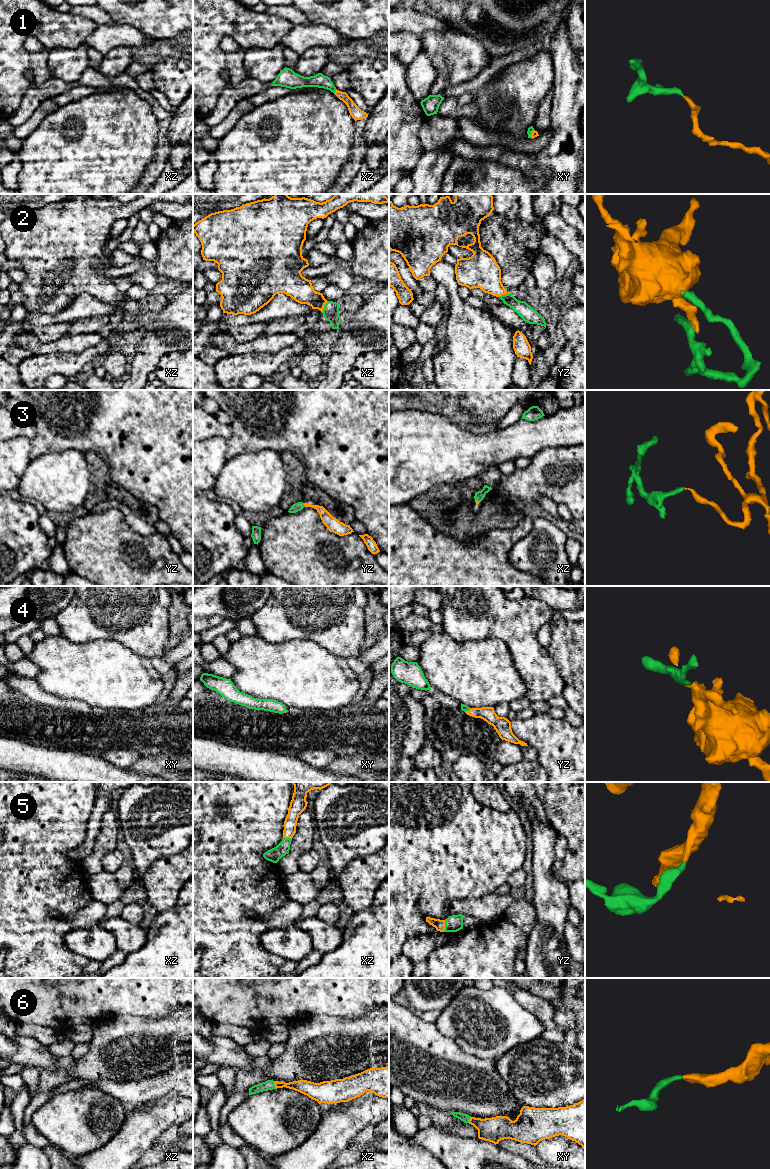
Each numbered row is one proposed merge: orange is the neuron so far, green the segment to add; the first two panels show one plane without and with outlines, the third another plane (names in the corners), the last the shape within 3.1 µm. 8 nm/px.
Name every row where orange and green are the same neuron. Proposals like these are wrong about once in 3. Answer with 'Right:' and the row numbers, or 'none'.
Right: 1, 2, 3, 4, 5, 6

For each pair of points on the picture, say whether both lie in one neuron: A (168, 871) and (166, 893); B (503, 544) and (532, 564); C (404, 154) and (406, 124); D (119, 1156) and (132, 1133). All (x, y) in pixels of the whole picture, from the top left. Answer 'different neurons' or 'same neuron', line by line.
A: same neuron
B: different neurons
C: same neuron
D: same neuron

